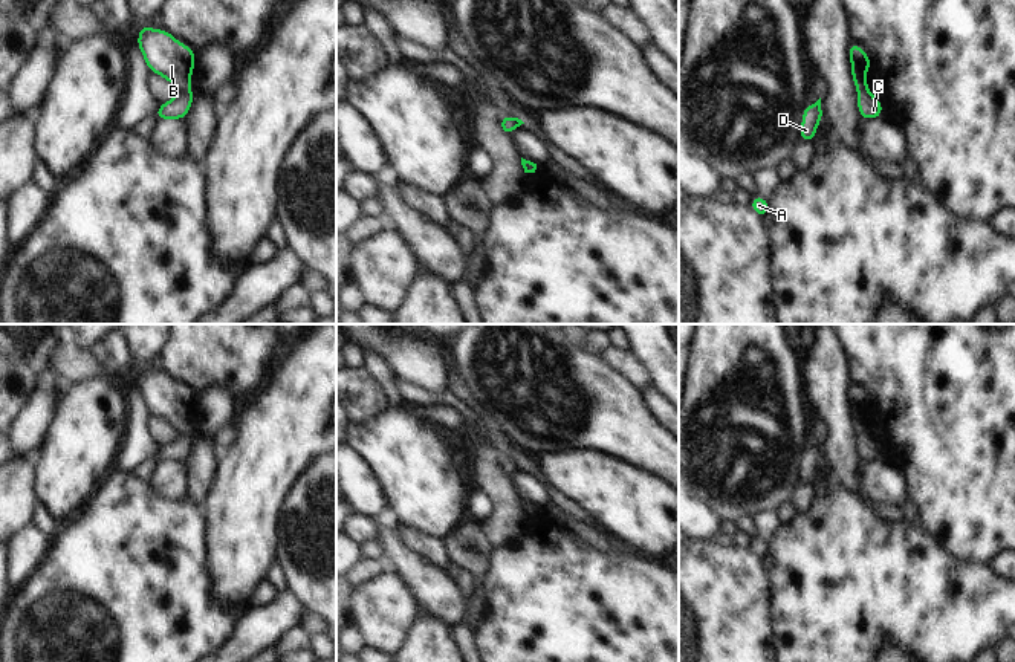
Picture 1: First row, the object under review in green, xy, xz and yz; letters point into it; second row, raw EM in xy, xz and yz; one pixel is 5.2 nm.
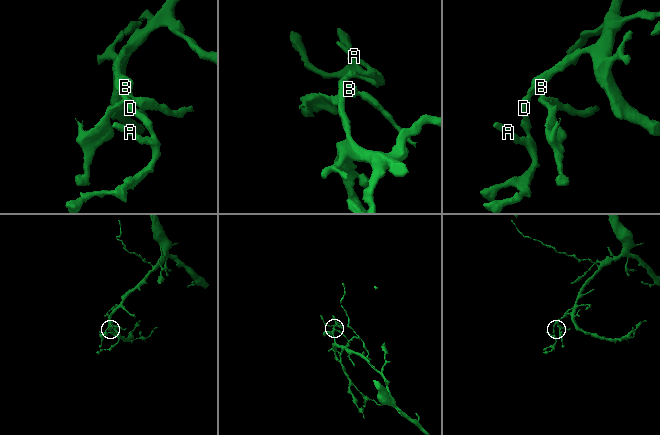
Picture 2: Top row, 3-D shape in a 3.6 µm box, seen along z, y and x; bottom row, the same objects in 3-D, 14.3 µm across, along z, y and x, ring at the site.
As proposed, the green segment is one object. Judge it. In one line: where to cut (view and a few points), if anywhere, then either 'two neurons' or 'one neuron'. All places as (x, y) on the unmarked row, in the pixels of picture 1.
xy (190, 431), (179, 434) | two neurons

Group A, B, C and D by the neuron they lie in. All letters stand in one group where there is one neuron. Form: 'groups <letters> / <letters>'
groups A B D / C

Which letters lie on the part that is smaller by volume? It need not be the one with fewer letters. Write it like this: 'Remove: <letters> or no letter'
Remove: C

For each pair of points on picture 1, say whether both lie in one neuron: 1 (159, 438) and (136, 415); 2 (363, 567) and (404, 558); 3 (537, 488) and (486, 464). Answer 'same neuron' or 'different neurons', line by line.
1: different neurons
2: different neurons
3: different neurons

